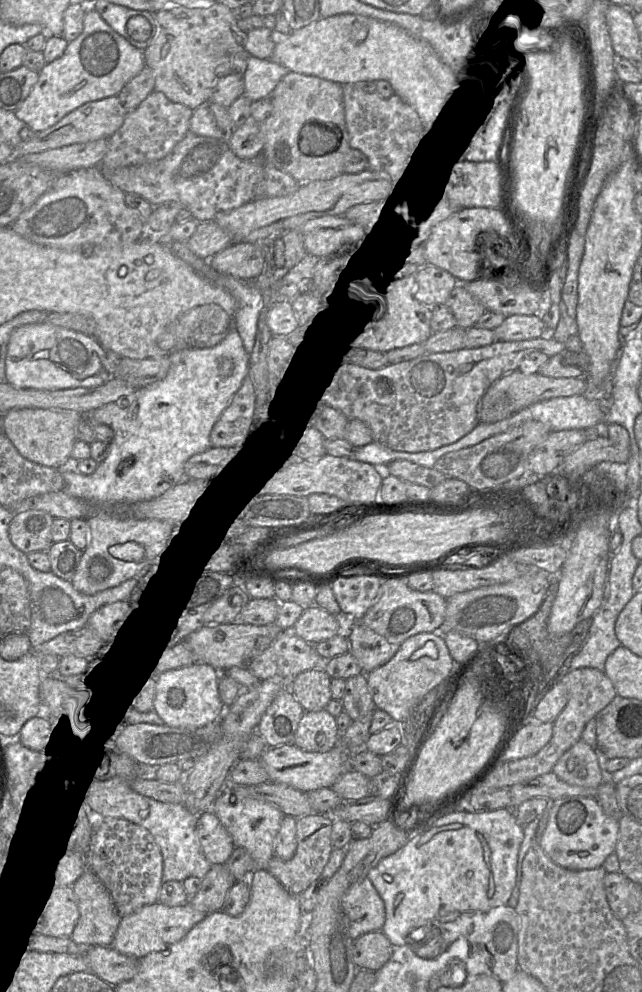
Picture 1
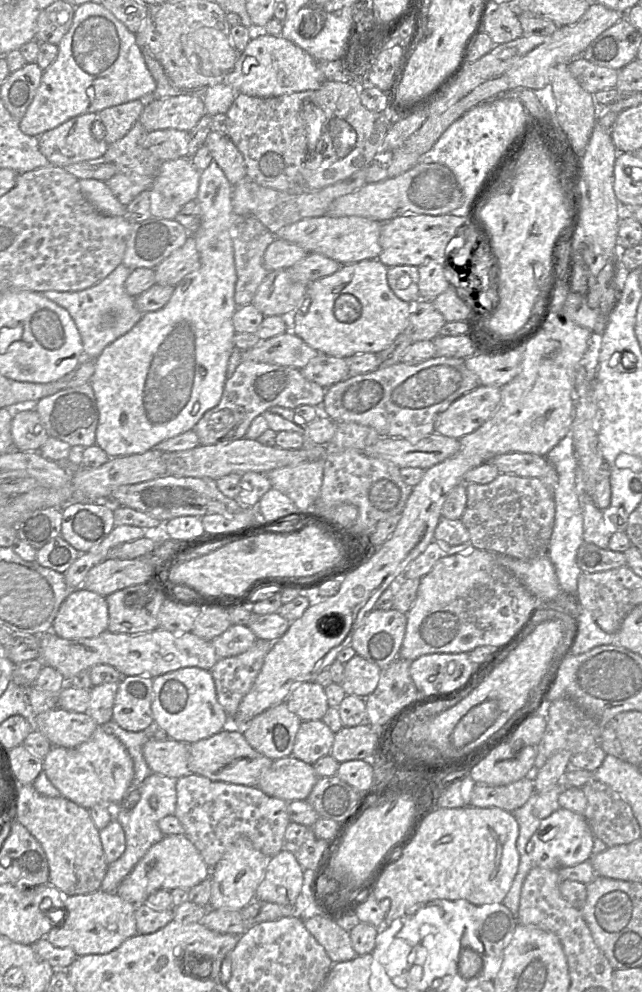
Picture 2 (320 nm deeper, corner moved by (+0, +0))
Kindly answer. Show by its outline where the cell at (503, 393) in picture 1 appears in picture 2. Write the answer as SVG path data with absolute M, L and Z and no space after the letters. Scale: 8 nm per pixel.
M480 385L441 412L435 420L434 431L460 439L486 423L495 414L500 401L501 388Z

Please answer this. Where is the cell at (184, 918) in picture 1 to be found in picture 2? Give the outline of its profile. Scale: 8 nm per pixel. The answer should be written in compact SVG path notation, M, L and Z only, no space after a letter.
M102 890L84 895L65 896L63 916L46 935L59 948L70 948L77 956L108 954L137 933L135 905L116 893Z

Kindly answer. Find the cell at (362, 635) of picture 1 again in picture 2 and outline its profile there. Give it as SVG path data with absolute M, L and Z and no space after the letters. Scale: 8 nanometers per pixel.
M356 654L344 664L344 679L341 683L346 695L368 697L376 689L382 668Z

